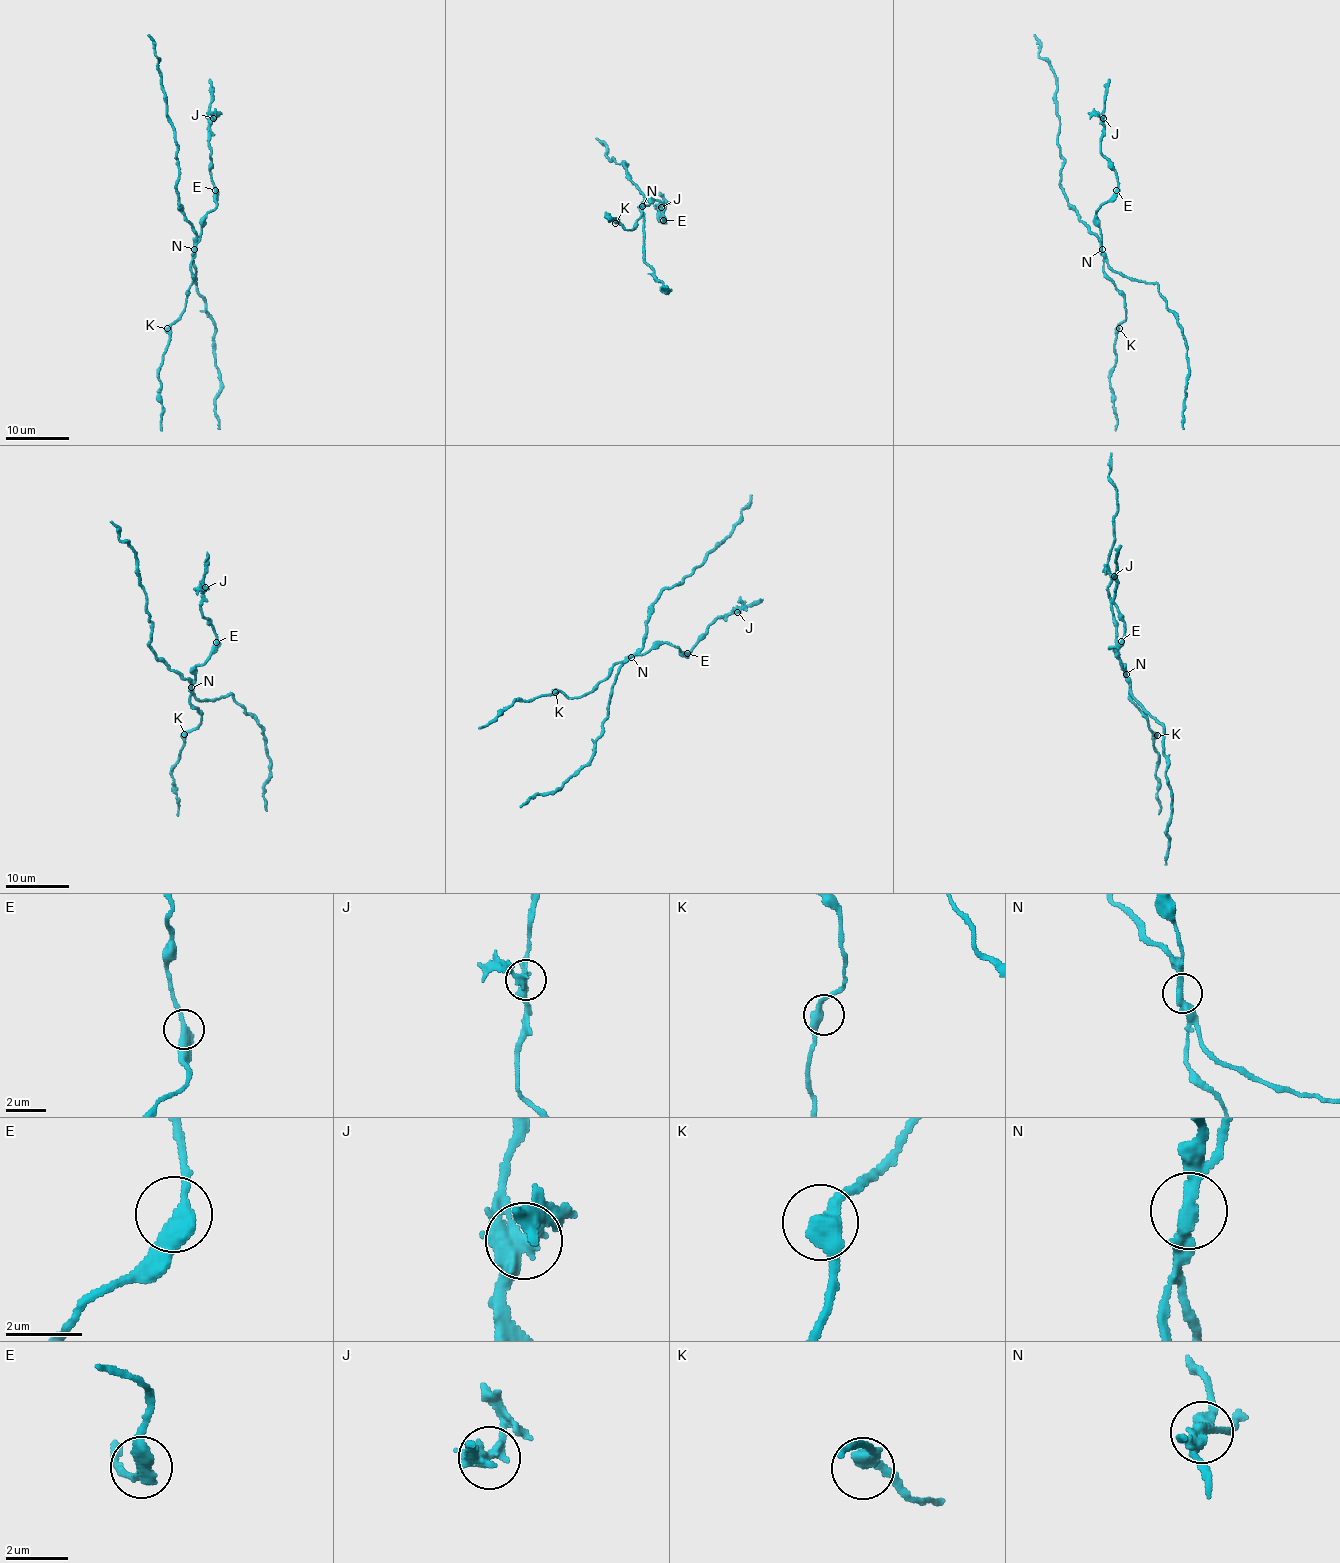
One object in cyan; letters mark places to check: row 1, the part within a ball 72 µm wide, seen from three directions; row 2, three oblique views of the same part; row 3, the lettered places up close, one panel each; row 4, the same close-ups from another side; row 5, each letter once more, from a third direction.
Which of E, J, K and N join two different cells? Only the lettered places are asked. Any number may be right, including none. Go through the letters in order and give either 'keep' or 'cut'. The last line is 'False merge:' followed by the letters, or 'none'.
E: keep
J: keep
K: keep
N: cut
False merge: N

